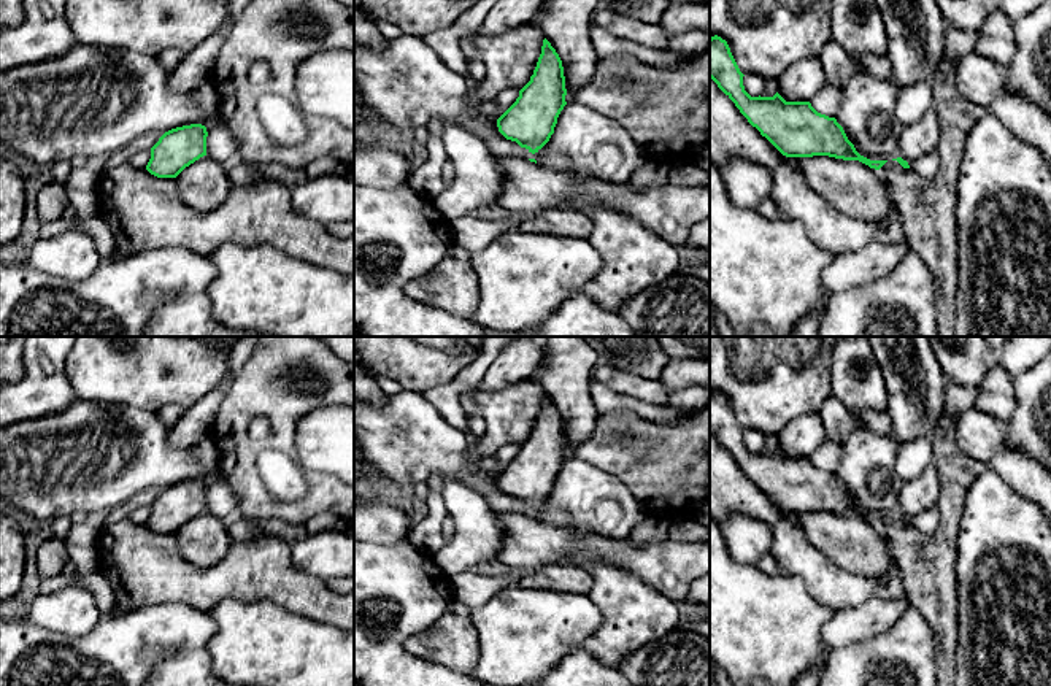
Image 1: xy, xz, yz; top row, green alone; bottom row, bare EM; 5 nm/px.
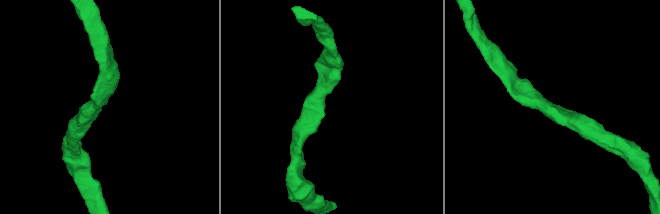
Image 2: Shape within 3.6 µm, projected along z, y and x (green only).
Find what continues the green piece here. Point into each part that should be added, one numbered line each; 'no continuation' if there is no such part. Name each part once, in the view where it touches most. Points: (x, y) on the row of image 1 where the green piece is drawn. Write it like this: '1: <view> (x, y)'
1: yz (858, 191)

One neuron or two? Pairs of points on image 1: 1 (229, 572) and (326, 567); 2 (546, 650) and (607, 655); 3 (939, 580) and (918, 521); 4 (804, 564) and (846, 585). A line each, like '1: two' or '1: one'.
1: two
2: two
3: two
4: one

